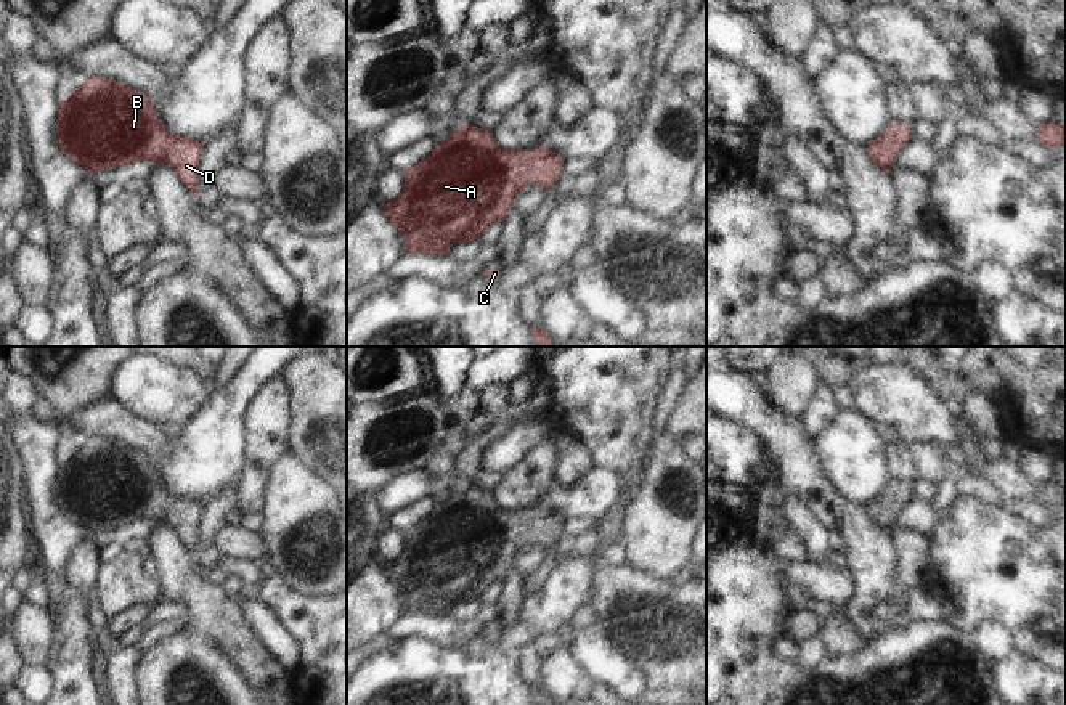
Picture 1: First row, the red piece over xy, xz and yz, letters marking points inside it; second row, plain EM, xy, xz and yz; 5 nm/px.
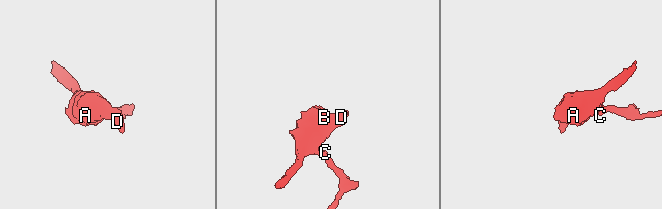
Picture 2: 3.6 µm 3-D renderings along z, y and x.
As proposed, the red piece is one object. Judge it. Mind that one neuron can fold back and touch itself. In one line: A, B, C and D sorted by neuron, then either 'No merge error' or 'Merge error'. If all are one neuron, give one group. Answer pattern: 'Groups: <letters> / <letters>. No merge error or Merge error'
Groups: A B C D. No merge error

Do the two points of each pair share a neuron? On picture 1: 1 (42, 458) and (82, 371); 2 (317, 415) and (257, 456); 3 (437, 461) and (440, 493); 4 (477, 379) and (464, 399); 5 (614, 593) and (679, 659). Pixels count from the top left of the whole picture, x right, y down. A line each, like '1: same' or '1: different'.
1: different
2: different
3: same
4: different
5: same

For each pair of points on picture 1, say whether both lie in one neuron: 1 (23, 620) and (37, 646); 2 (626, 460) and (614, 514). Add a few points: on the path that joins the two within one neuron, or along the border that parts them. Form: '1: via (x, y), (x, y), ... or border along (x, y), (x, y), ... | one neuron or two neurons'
1: via (29, 627), (34, 639) | one neuron
2: via (626, 472), (623, 495), (618, 501) | one neuron

